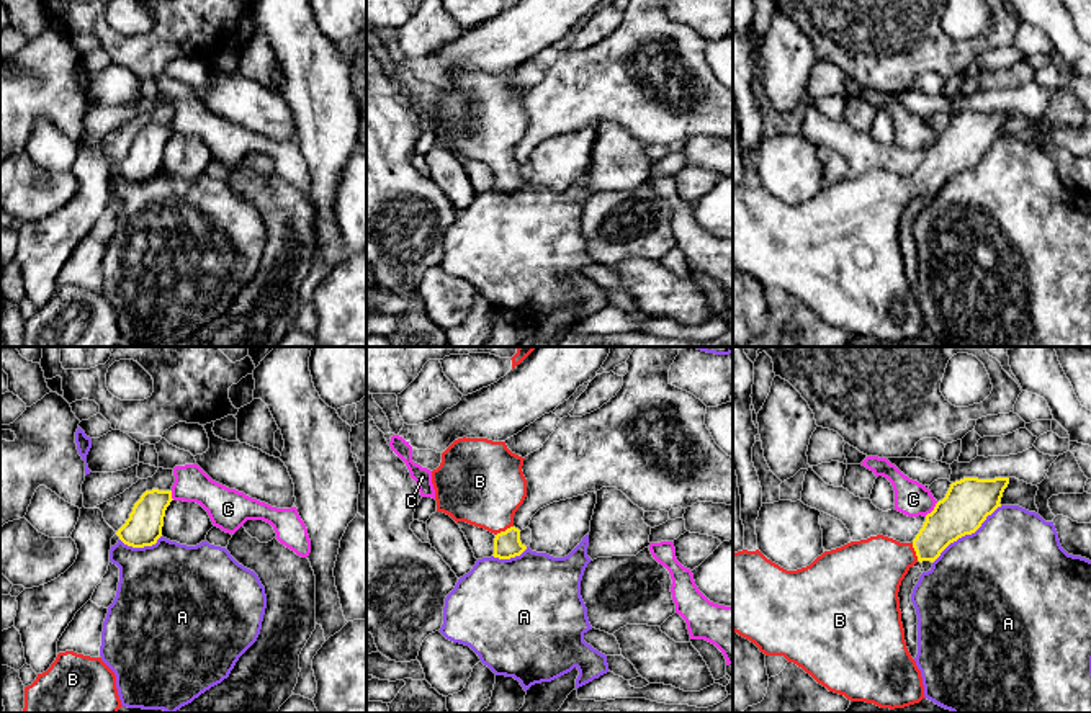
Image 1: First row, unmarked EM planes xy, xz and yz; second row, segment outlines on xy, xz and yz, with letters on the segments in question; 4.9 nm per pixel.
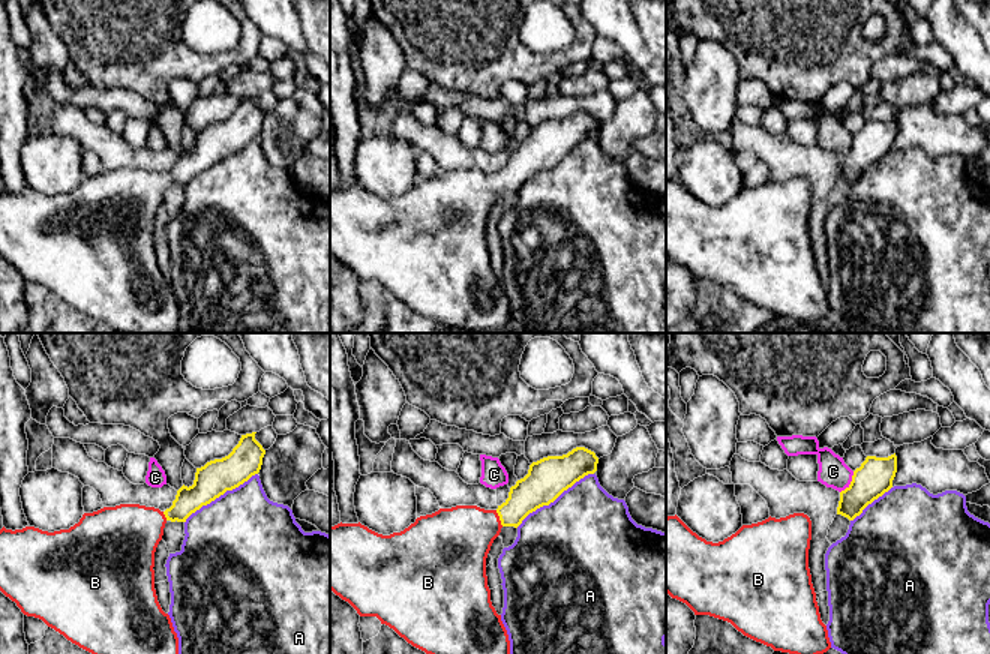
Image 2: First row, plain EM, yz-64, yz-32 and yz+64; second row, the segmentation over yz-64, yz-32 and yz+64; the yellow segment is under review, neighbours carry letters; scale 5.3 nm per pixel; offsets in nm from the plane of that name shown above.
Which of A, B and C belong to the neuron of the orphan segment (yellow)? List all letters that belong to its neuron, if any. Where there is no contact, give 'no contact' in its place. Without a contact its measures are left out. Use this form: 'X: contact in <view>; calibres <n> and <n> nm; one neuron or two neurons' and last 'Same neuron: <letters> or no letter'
A: contact in yz; calibres 240 and 480 nm; two neurons
B: contact in xz; calibres 130 and 400 nm; one neuron
C: contact in yz; calibres 240 and 170 nm; two neurons
Same neuron: B

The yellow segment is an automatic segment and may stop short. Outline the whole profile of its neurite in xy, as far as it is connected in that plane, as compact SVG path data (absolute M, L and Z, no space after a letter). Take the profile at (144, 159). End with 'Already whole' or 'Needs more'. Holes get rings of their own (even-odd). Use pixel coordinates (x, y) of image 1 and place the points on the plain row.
M146 124L126 157L116 165L119 173L132 182L155 178L162 170L165 144L172 134L172 124Z. Already whole

